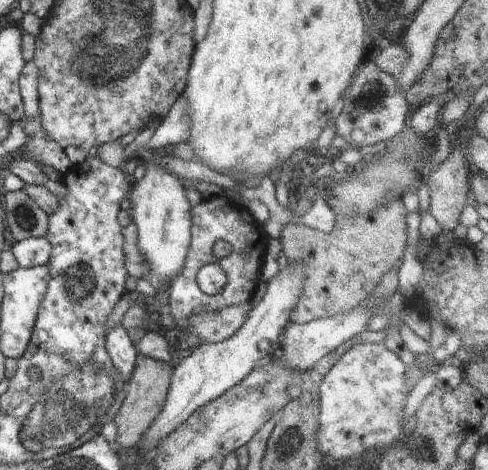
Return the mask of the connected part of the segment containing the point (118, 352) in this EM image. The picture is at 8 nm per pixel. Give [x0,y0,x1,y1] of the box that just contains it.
[105,326,138,385]

